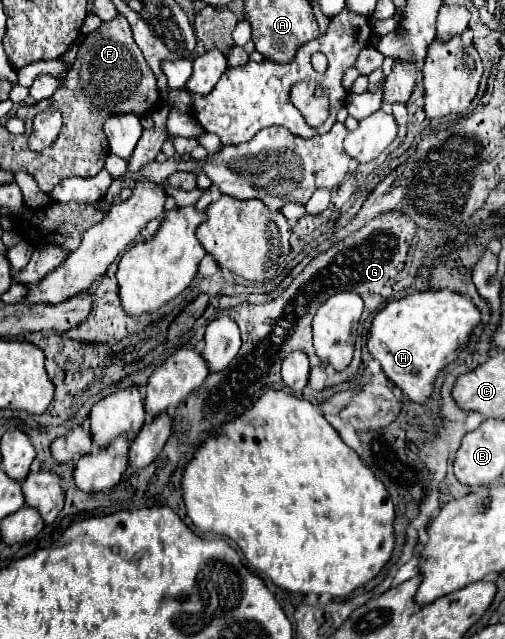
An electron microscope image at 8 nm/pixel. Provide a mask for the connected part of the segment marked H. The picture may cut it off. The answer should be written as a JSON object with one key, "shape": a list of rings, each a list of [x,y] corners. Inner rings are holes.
{"shape":[[[450,289],[418,291],[390,301],[372,319],[366,347],[380,361],[386,377],[416,403],[426,403],[436,375],[456,359],[472,329],[480,323],[480,311],[466,297]]]}

